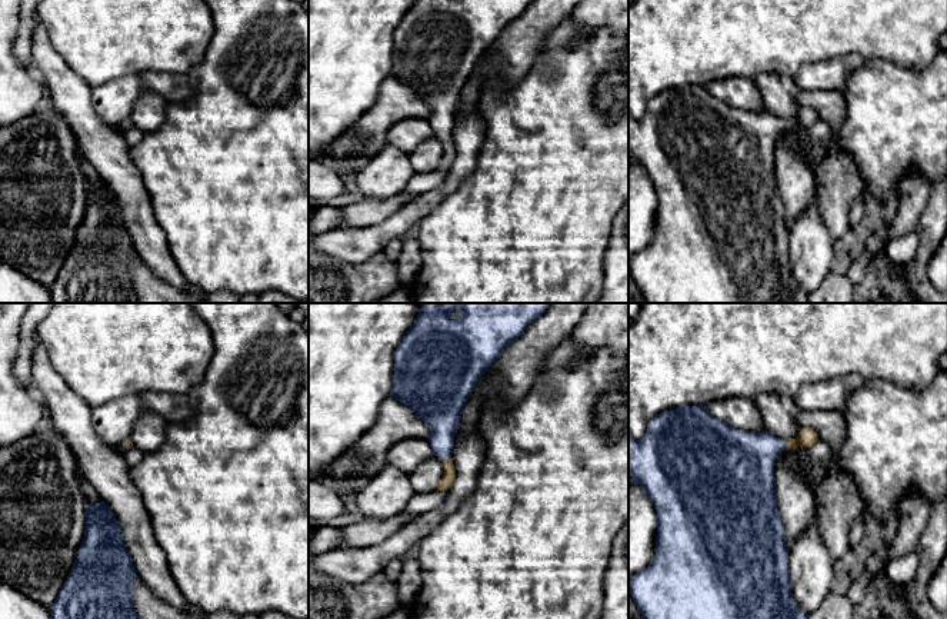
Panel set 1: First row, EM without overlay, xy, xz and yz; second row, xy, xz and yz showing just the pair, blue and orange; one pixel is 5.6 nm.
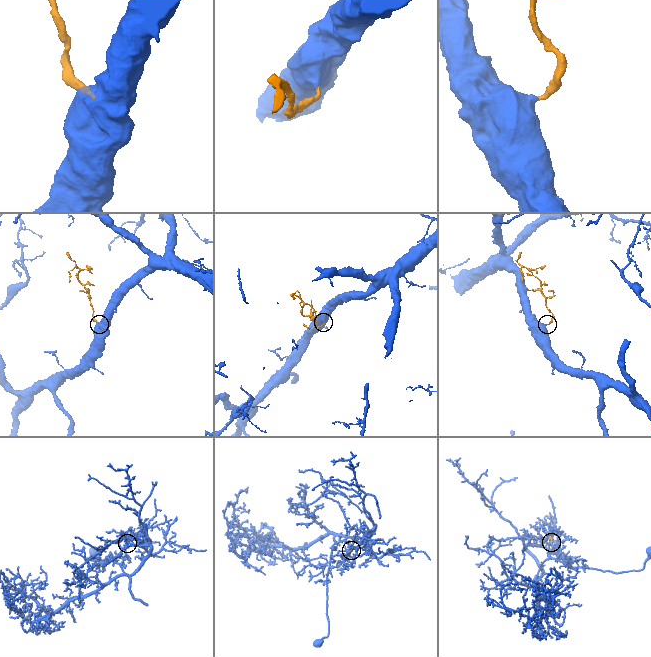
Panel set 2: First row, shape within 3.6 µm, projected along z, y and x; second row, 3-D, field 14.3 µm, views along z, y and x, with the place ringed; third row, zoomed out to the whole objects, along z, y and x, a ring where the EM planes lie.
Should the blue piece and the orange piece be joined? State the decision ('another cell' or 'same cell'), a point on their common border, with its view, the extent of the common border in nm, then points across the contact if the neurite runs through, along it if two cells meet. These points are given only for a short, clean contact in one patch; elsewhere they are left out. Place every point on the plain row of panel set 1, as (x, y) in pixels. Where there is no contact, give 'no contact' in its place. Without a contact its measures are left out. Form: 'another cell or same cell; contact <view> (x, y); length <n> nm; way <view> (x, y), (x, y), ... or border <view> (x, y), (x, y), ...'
same cell; contact xz (447, 139); length 60 nm; way xz (443, 95), (443, 132), (447, 139), (449, 156)

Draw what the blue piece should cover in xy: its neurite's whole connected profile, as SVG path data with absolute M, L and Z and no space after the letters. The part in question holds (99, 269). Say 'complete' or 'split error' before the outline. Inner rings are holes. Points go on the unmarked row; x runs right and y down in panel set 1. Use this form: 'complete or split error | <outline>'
complete | M86 184L84 219L49 287L51 303L139 303L133 284L137 257L121 204L109 184Z

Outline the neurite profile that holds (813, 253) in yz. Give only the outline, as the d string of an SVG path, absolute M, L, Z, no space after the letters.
M816 199L788 229L788 250L793 279L807 294L837 267L840 247L824 226Z

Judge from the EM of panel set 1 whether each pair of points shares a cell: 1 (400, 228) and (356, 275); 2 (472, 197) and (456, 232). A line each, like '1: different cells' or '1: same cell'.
1: different cells
2: same cell

